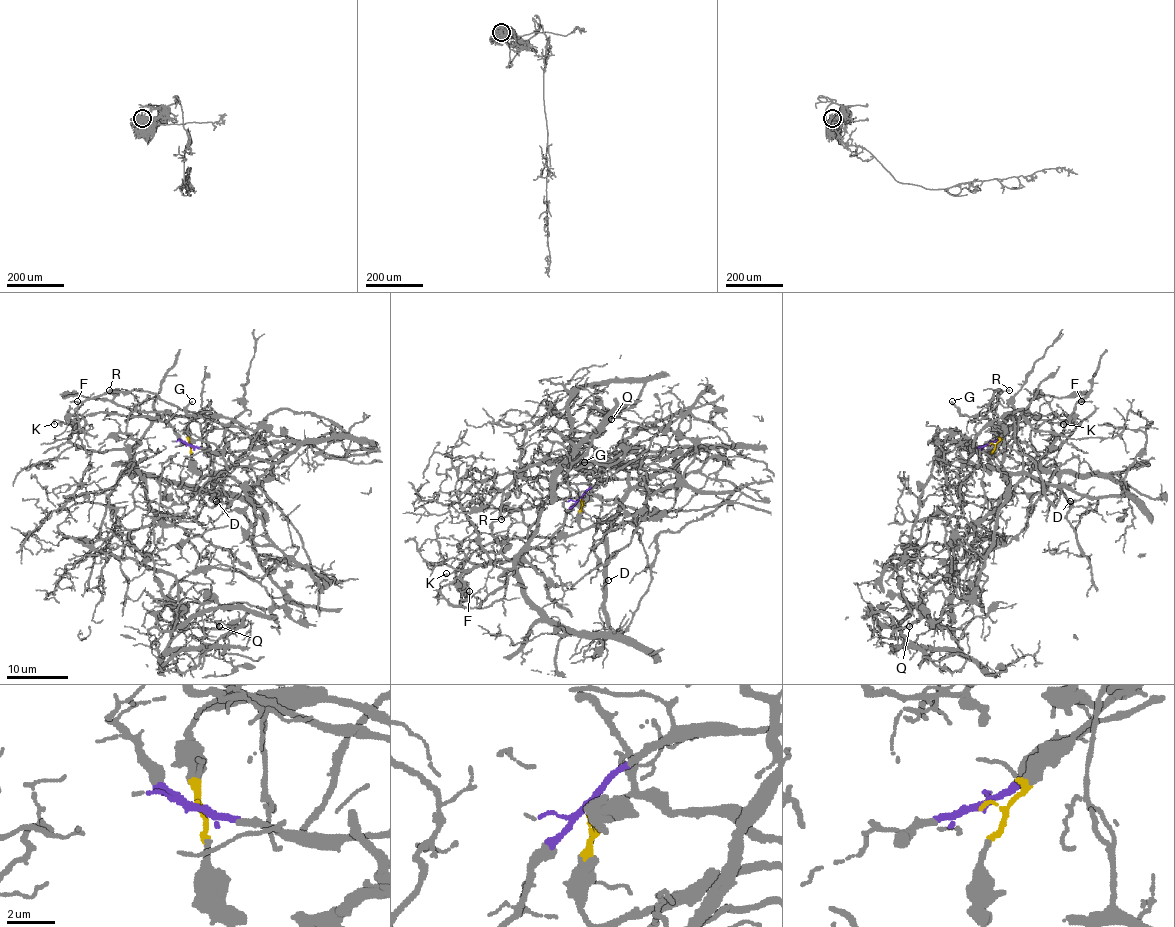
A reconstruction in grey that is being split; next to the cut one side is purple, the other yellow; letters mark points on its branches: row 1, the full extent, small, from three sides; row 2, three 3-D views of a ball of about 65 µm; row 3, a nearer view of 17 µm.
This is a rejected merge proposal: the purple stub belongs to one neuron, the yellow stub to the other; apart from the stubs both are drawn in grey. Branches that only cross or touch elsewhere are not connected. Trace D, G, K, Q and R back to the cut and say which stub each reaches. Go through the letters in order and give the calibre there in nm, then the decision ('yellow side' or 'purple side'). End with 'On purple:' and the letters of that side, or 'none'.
D: 90 nm | yellow side
G: 170 nm | purple side
K: 150 nm | purple side
Q: 140 nm | yellow side
R: 150 nm | purple side
On purple: G, K, R

